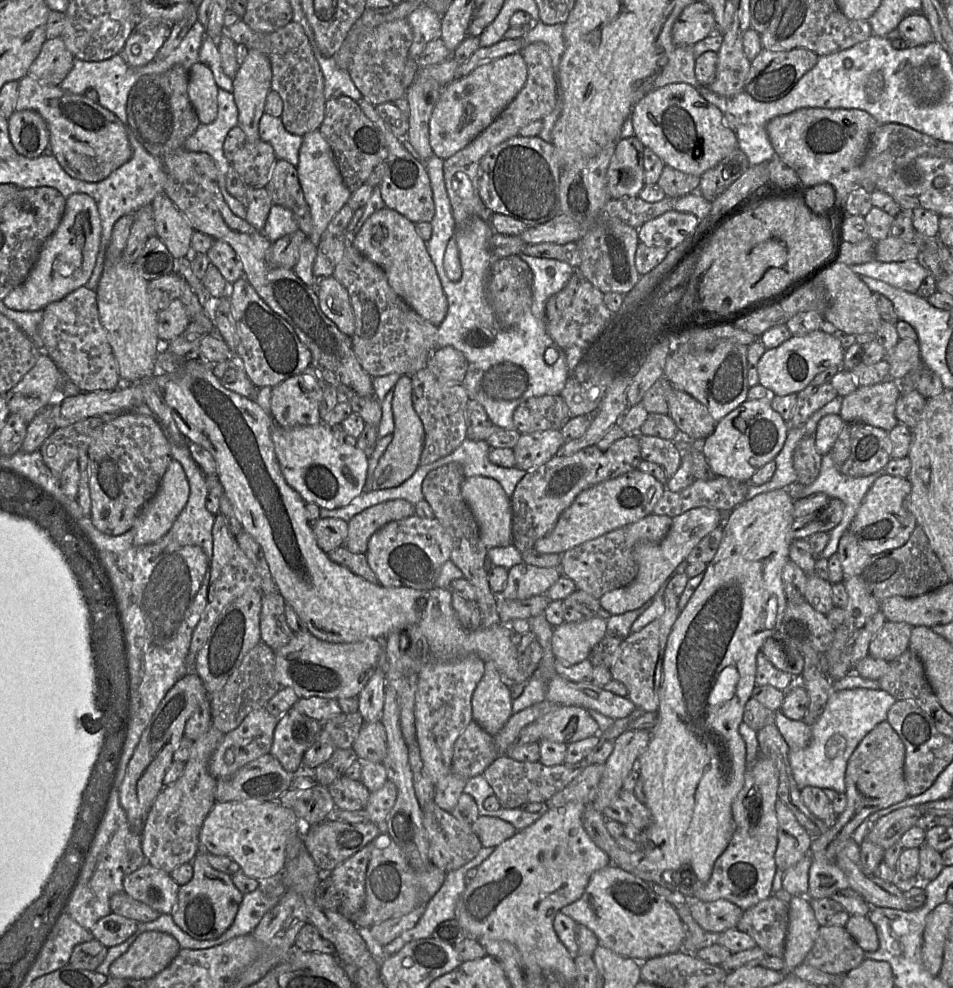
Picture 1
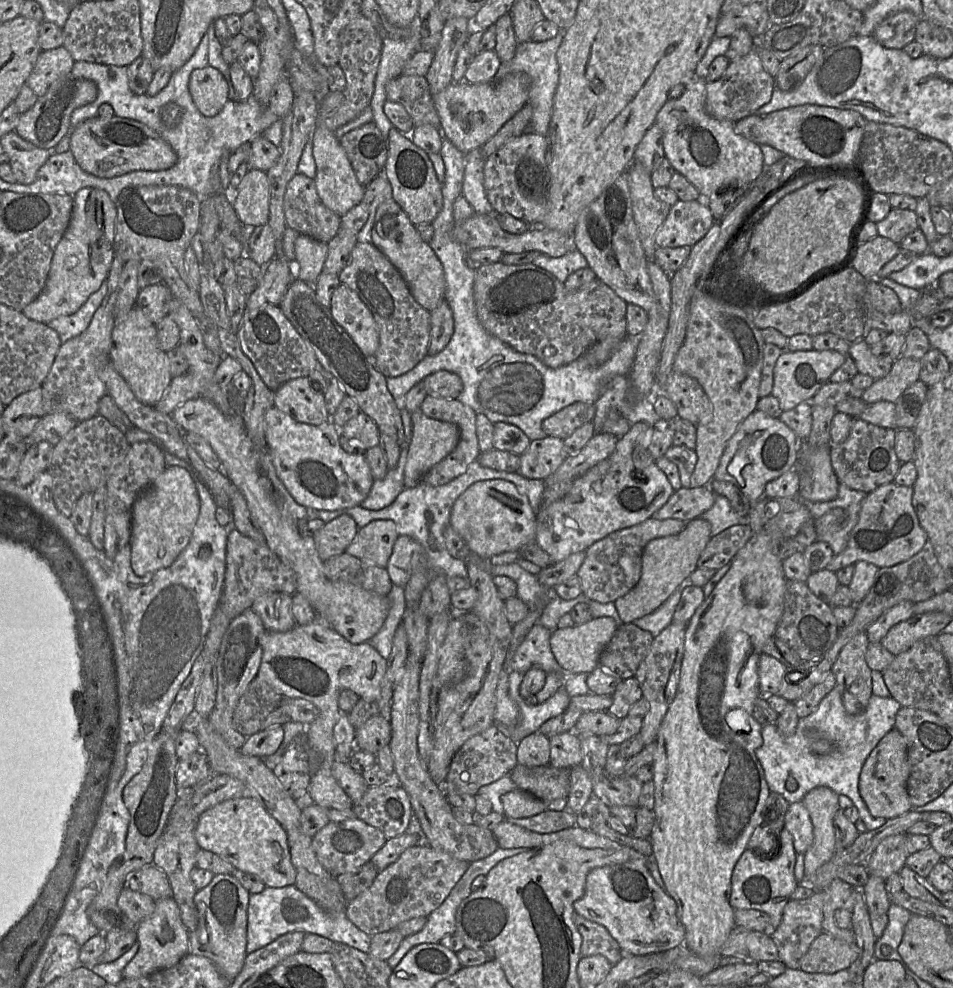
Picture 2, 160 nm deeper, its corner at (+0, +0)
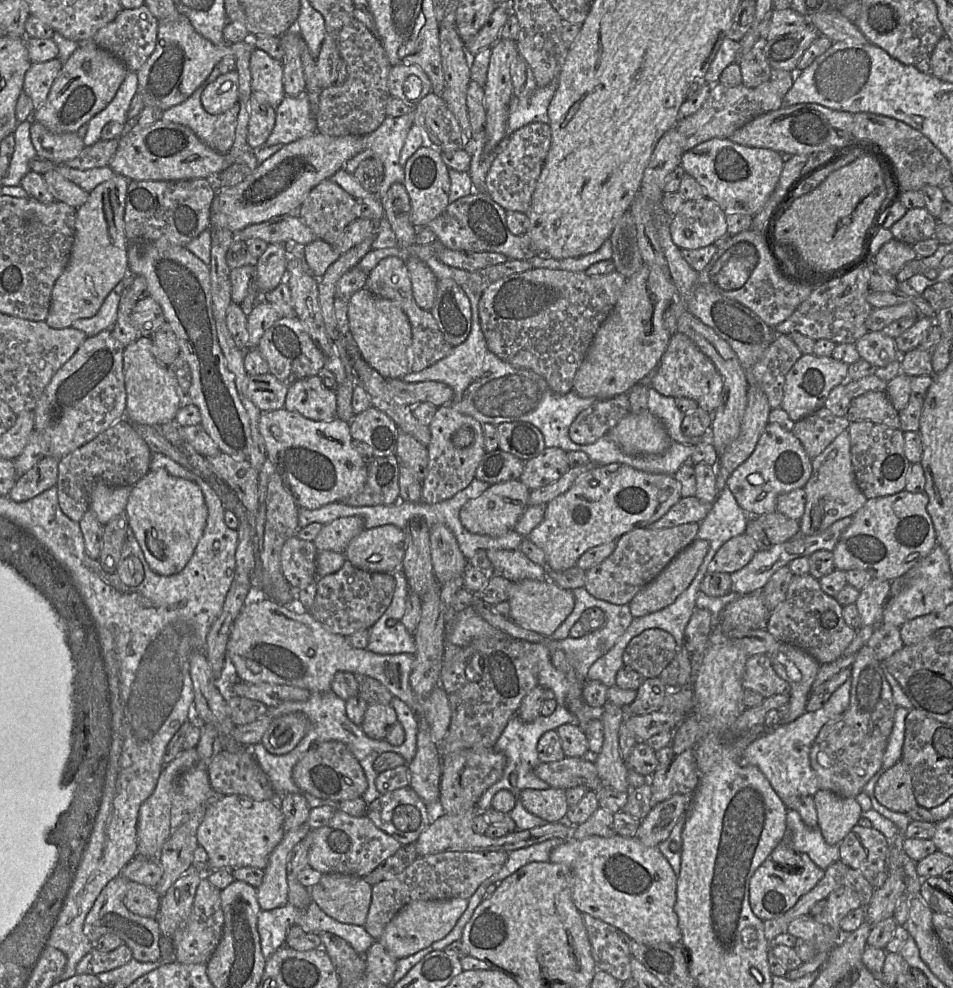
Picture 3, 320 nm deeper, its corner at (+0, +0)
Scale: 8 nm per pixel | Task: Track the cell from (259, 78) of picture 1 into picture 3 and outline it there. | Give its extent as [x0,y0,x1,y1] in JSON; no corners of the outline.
[210,133,366,233]

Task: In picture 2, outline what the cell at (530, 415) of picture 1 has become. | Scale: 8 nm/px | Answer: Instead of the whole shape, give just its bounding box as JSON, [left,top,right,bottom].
[542,402,595,440]

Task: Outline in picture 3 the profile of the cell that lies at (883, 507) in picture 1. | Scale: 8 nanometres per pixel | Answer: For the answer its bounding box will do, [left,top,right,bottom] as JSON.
[832,492,937,582]

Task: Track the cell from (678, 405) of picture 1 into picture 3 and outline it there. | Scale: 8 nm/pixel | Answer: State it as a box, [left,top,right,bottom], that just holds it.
[651,332,723,413]

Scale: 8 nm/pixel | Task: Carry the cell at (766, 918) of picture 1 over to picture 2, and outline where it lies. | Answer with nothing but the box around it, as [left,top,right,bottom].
[771,891,824,968]

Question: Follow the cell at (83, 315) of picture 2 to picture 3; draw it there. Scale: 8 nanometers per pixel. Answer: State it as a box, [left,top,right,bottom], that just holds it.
[72,279,124,337]

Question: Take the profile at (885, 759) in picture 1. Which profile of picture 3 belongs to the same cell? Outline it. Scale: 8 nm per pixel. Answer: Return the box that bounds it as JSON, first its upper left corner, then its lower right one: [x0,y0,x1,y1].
[874,760,917,814]

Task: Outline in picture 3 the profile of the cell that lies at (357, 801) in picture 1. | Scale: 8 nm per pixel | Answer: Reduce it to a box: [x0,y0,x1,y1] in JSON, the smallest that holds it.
[293,741,368,803]

